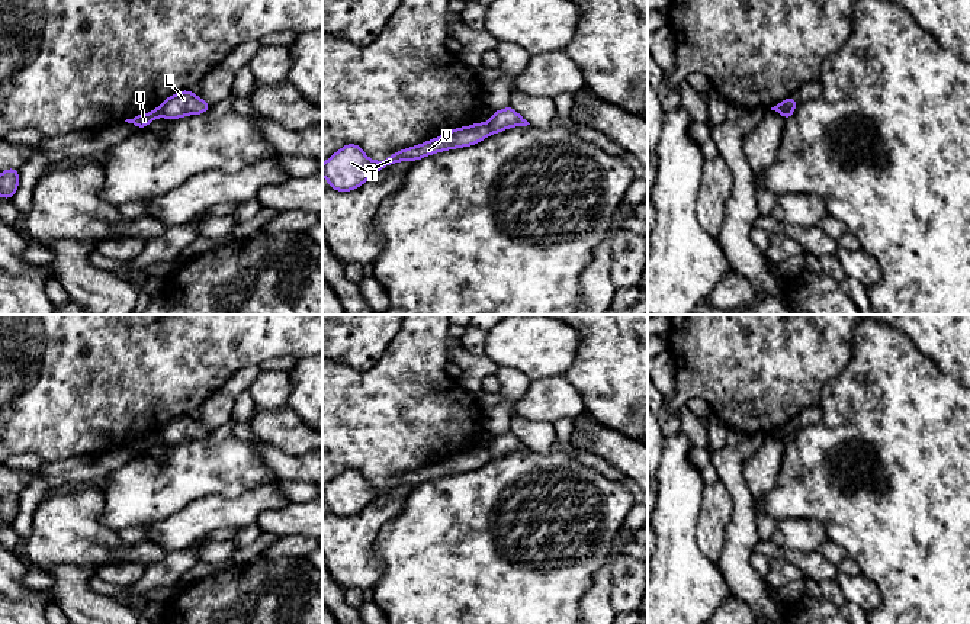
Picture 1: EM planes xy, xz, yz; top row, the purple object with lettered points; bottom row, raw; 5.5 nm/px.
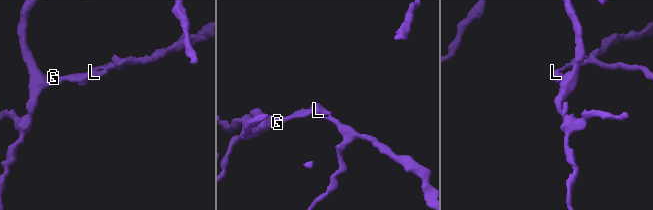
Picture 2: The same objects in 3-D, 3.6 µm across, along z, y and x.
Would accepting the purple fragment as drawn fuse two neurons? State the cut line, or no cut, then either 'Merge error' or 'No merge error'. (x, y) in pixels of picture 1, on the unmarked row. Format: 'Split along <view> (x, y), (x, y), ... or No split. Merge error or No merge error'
Split along xz (487, 449), (491, 457). Merge error

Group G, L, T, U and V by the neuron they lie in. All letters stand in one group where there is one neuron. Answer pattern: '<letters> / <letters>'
G T U V / L

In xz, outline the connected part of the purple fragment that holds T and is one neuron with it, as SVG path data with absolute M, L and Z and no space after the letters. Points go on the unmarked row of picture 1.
M475 447L472 451L450 454L439 463L394 477L385 486L370 485L362 472L347 469L322 489L322 501L327 504L330 514L351 517L388 490L399 486L417 486L434 477L475 470L489 460L488 448Z

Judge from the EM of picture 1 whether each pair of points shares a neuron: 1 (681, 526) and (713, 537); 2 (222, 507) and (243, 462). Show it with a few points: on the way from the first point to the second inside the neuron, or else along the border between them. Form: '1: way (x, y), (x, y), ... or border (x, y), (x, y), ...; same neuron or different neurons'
1: border (702, 498), (696, 543), (713, 560); different neurons
2: border (259, 486), (235, 497), (206, 495), (193, 501); different neurons

